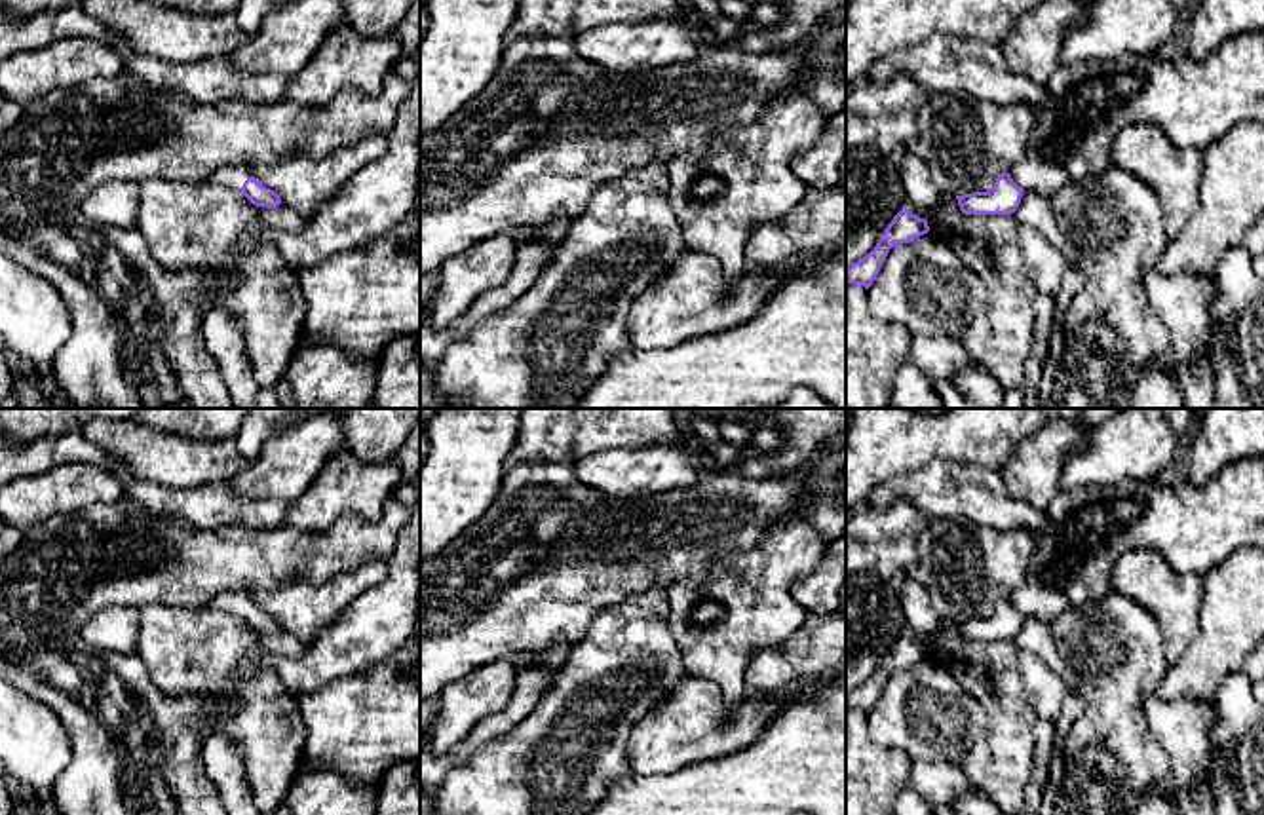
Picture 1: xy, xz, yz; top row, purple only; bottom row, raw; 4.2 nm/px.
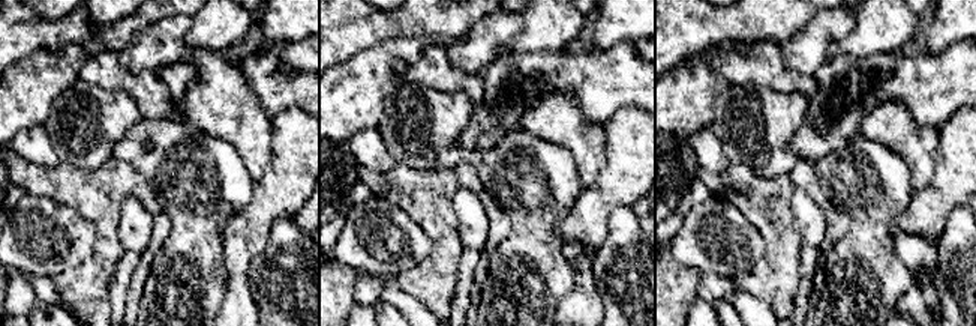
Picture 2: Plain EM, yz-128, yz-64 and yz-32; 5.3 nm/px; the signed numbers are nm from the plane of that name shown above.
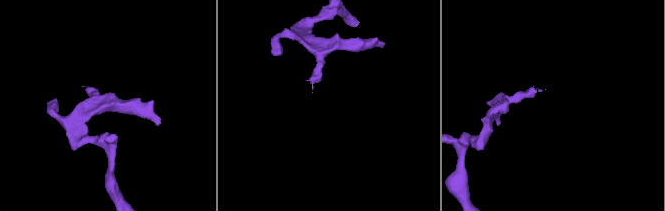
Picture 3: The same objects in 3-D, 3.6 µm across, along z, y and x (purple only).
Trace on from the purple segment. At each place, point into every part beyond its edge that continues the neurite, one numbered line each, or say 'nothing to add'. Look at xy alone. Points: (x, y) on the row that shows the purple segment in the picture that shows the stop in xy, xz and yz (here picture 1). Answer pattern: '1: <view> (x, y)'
1: xy (232, 177)

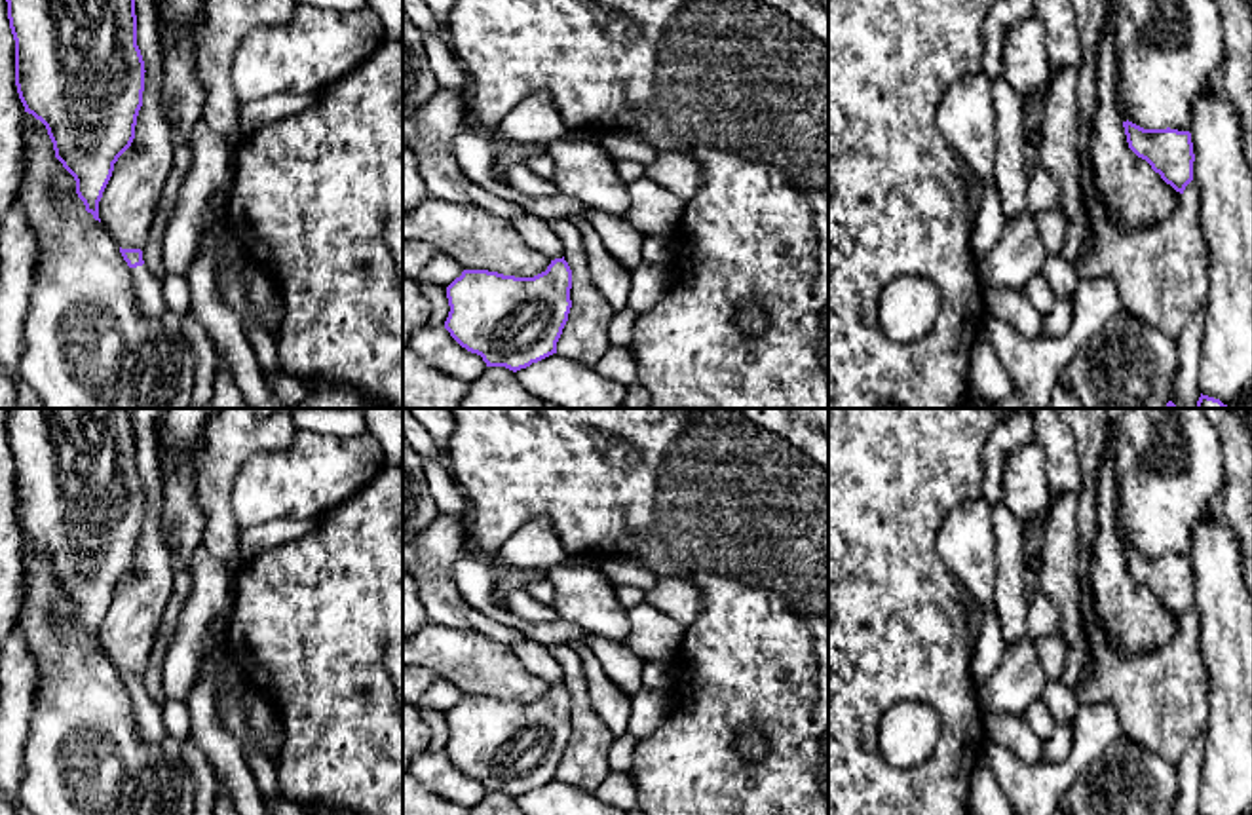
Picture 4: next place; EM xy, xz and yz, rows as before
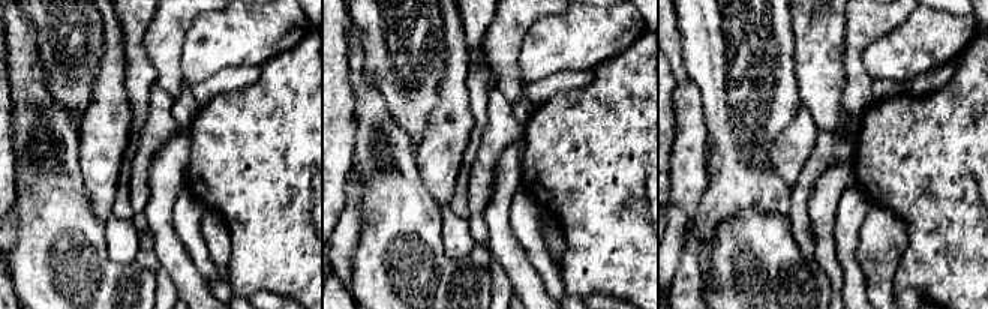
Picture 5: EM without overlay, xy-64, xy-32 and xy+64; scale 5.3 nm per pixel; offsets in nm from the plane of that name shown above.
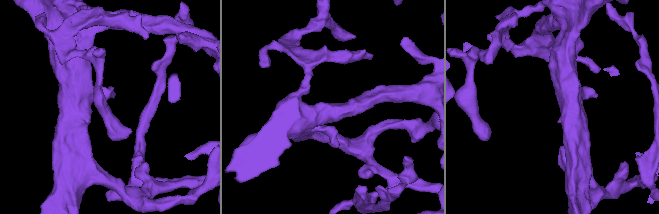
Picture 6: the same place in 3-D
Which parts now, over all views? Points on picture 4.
1: xy (149, 295)

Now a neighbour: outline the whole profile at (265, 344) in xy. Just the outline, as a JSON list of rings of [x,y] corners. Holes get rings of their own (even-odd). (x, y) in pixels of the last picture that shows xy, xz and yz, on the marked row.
[[[247,255],[243,256],[228,256],[222,262],[224,270],[224,302],[232,308],[239,321],[241,329],[247,334],[255,357],[266,374],[281,372],[279,357],[277,357],[277,340],[274,334],[266,332],[251,313],[251,306],[245,300],[245,268],[253,264]]]

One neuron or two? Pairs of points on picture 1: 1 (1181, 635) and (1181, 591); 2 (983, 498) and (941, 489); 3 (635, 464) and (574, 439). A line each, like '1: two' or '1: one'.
1: one
2: one
3: two

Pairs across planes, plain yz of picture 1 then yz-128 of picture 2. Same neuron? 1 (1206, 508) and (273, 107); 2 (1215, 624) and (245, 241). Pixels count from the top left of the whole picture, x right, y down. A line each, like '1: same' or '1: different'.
1: same
2: same

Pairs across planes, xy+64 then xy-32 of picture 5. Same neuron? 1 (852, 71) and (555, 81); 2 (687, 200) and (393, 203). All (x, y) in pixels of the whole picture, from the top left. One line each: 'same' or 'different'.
1: different
2: different

